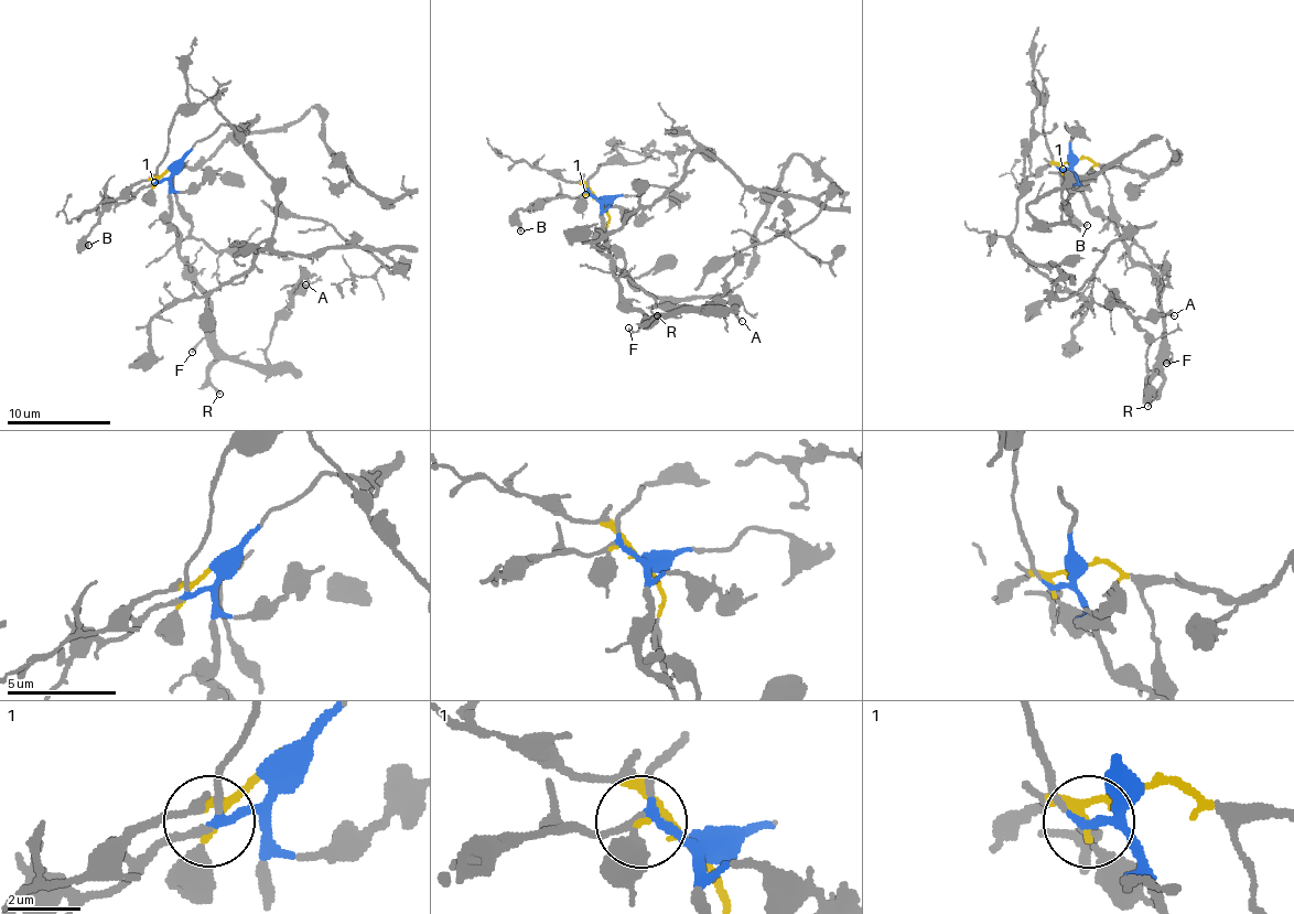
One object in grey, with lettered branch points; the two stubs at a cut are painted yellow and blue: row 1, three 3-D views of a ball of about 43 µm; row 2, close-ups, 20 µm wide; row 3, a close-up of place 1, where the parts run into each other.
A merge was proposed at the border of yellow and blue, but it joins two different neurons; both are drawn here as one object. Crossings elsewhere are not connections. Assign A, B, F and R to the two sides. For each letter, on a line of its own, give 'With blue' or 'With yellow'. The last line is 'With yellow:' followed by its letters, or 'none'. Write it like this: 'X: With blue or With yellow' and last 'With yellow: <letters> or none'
A: With blue
B: With blue
F: With blue
R: With blue
With yellow: none

